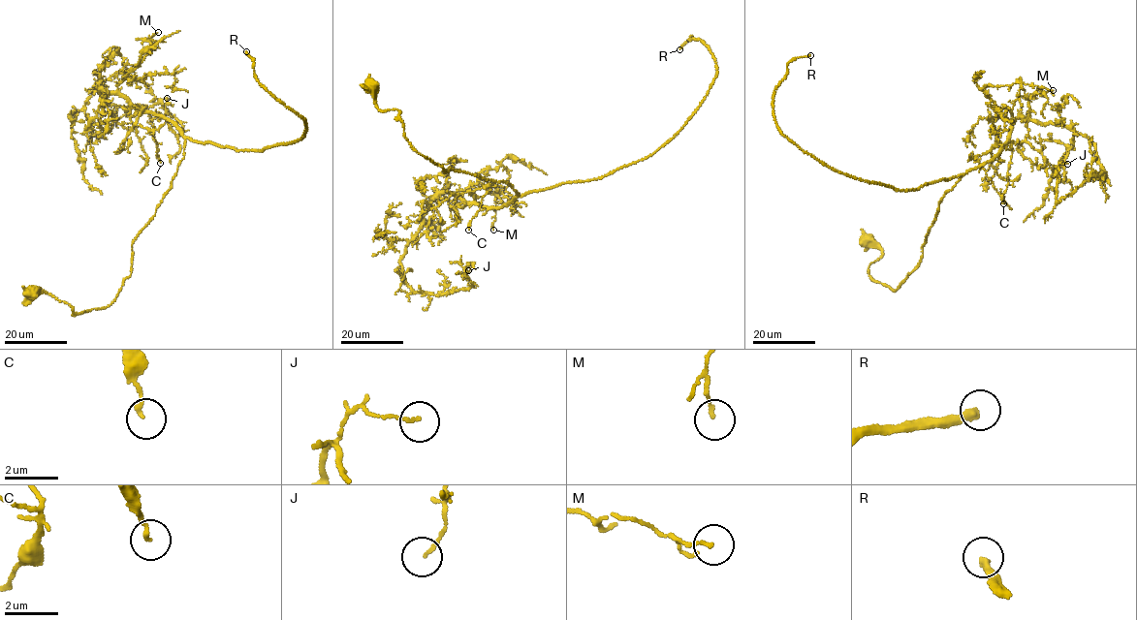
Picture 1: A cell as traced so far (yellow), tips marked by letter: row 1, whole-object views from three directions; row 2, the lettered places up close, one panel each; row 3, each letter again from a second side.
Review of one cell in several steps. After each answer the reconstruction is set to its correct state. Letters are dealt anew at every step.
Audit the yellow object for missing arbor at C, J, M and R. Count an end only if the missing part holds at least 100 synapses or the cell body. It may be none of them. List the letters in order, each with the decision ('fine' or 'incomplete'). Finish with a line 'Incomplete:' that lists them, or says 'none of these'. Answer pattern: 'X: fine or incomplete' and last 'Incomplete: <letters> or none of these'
C: fine
J: fine
M: fine
R: incomplete
Incomplete: R

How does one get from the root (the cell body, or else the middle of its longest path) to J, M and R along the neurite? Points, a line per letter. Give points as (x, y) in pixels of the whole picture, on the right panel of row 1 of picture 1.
J: (868, 241), (894, 291), (941, 198), (1017, 119), (1093, 145), (1105, 171), (1058, 202), (1067, 164)
M: (868, 241), (882, 253), (869, 276), (894, 291), (941, 198), (1006, 141), (1012, 113), (982, 88), (1053, 90)
R: (868, 241), (894, 291), (963, 174), (900, 191), (802, 150), (773, 103), (810, 55)

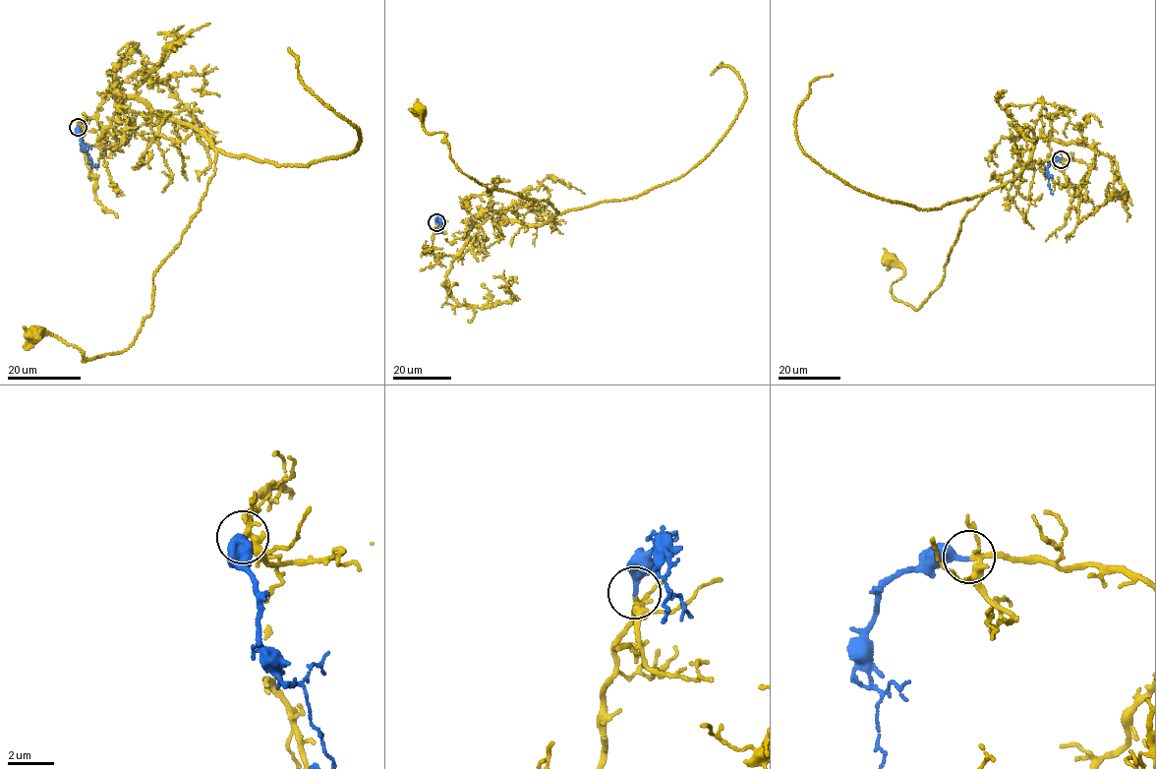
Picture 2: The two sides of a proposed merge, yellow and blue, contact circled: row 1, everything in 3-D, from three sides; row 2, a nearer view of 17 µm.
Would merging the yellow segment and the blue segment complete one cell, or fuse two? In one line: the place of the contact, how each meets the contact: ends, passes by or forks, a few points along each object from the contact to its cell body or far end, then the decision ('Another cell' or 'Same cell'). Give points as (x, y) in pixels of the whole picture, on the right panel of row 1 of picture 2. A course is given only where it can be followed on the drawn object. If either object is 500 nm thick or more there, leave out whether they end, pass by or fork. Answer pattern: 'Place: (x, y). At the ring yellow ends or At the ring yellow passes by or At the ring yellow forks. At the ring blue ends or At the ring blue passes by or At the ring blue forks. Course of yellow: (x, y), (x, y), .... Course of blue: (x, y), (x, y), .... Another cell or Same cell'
Place: (1061, 159). At the ring yellow forks. At the ring blue ends. Course of yellow: (1061, 158), (1092, 167), (1095, 149), (1033, 144), (964, 217), (916, 310), (892, 294), (904, 273), (890, 260). Course of blue: (1061, 158), (1053, 160), (1047, 169), (1053, 195). Same cell

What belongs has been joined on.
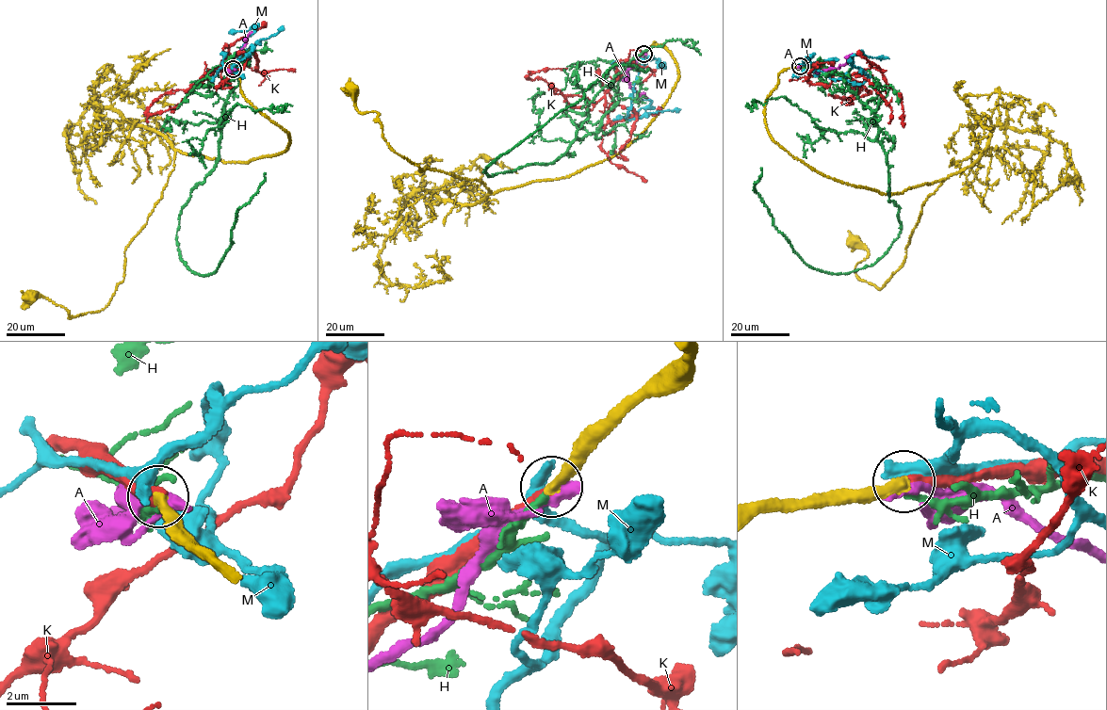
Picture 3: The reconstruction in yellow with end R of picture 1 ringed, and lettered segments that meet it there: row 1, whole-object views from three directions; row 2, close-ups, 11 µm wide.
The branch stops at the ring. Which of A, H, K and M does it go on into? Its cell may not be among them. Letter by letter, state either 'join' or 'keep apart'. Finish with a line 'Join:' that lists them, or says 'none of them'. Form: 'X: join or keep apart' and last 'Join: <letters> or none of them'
A: keep apart
H: keep apart
K: join
M: keep apart
Join: K

